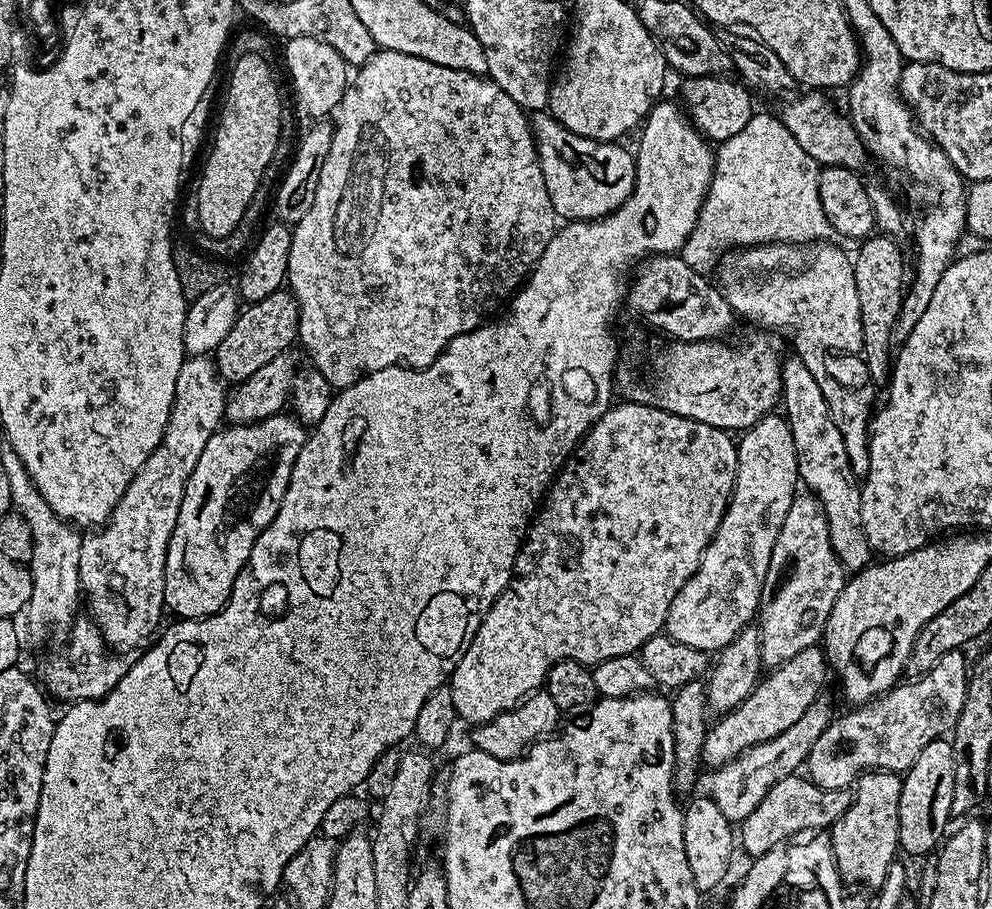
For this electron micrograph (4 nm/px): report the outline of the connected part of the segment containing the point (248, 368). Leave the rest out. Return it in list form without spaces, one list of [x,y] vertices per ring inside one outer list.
[[[281,290],[270,294],[270,298],[262,298],[262,302],[248,304],[237,315],[234,326],[214,353],[216,374],[221,380],[235,386],[250,378],[254,370],[266,366],[266,362],[274,362],[274,358],[285,355],[288,347],[298,340],[300,331],[300,307],[296,304],[291,291]]]

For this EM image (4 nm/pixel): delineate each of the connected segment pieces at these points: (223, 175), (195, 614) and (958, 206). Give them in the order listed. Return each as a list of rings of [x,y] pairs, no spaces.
[[[245,52],[235,57],[236,65],[232,68],[232,73],[228,76],[228,93],[224,96],[224,109],[220,112],[220,121],[216,124],[216,137],[212,140],[212,149],[208,152],[208,157],[204,160],[204,169],[200,172],[200,185],[194,188],[198,198],[198,228],[205,233],[205,237],[217,240],[226,234],[230,234],[230,230],[234,230],[234,226],[238,226],[238,222],[242,222],[242,214],[246,214],[246,206],[250,202],[250,198],[254,198],[254,190],[258,190],[258,186],[262,182],[262,178],[269,171],[268,167],[272,164],[272,159],[276,156],[276,147],[280,144],[280,88],[276,85],[276,80],[272,77],[272,68],[267,64],[265,57],[258,52]]]
[[[277,414],[253,424],[234,424],[221,427],[210,438],[210,442],[206,442],[206,450],[202,450],[202,458],[198,458],[198,466],[194,466],[194,474],[190,474],[190,478],[186,482],[186,490],[182,494],[182,506],[178,510],[178,522],[174,526],[174,534],[170,538],[170,546],[166,550],[164,607],[169,613],[173,612],[173,617],[181,620],[201,620],[204,616],[213,616],[215,612],[219,612],[224,607],[224,603],[230,598],[234,582],[238,578],[242,566],[246,566],[246,562],[250,558],[250,550],[254,550],[254,542],[258,538],[258,534],[262,534],[262,530],[266,530],[266,526],[270,526],[270,522],[274,520],[274,514],[278,514],[278,506],[286,492],[294,462],[300,453],[300,447],[304,445],[306,439],[305,425],[301,424],[295,415],[284,415]]]
[[[955,201],[946,212],[947,216],[920,216],[916,224],[912,226],[912,246],[916,248],[914,258],[914,276],[910,278],[903,302],[900,304],[899,316],[892,328],[892,338],[895,343],[901,344],[909,337],[910,331],[914,330],[915,323],[922,318],[923,311],[930,304],[931,295],[938,286],[942,274],[948,269],[955,253],[954,243],[966,230],[966,205],[963,201]]]

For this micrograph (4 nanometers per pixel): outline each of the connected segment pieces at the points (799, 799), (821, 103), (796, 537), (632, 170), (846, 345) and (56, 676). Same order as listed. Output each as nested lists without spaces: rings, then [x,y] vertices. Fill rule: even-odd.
[[[800,774],[786,777],[770,788],[754,812],[740,824],[742,844],[749,857],[756,859],[794,837],[829,829],[840,820],[850,805],[852,792],[849,789],[823,789]]]
[[[808,90],[803,94],[805,96],[790,101],[784,109],[779,109],[778,112],[786,130],[794,134],[798,146],[802,146],[802,150],[806,150],[806,154],[814,158],[817,165],[829,168],[842,166],[853,170],[863,169],[866,149],[851,119],[843,111],[836,112],[835,106],[824,97],[827,95],[816,90]]]
[[[799,493],[792,500],[790,510],[783,519],[778,538],[775,539],[770,556],[766,582],[763,583],[761,606],[758,610],[758,634],[761,663],[768,668],[783,664],[802,650],[815,647],[822,639],[829,620],[830,610],[846,583],[846,570],[830,546],[829,527],[826,526],[825,512],[820,501],[811,493]]]
[[[541,110],[531,117],[532,138],[536,141],[536,153],[546,178],[546,190],[557,217],[565,221],[599,220],[601,216],[610,216],[632,197],[636,181],[636,158],[631,151],[623,148],[623,143],[606,140],[591,140],[582,134],[566,130],[547,111]]]
[[[820,242],[815,245],[816,248],[797,268],[792,268],[789,272],[772,272],[776,268],[776,264],[784,264],[788,260],[789,249],[778,244],[756,244],[752,248],[746,248],[737,251],[735,255],[728,254],[723,257],[722,268],[724,264],[724,284],[722,283],[722,291],[729,305],[732,307],[735,315],[742,318],[745,316],[748,320],[757,320],[760,326],[765,329],[781,328],[782,331],[788,332],[788,336],[792,339],[795,355],[801,356],[806,362],[806,366],[810,370],[810,374],[814,374],[814,378],[818,382],[818,386],[822,389],[822,398],[826,398],[826,406],[830,406],[830,414],[834,418],[834,426],[838,426],[839,432],[842,433],[842,442],[846,442],[846,454],[848,455],[848,466],[851,475],[856,478],[863,478],[868,474],[868,438],[870,435],[870,421],[874,415],[874,407],[872,408],[872,391],[873,385],[868,378],[866,370],[866,362],[864,361],[864,351],[862,350],[862,318],[860,317],[860,307],[858,306],[858,286],[854,282],[854,263],[840,248],[835,248],[832,242]]]
[[[77,618],[72,621],[72,631],[67,637],[64,649],[52,656],[44,664],[42,688],[49,697],[75,702],[78,700],[101,700],[130,670],[133,657],[128,654],[113,654],[106,650],[104,636],[90,618]]]

